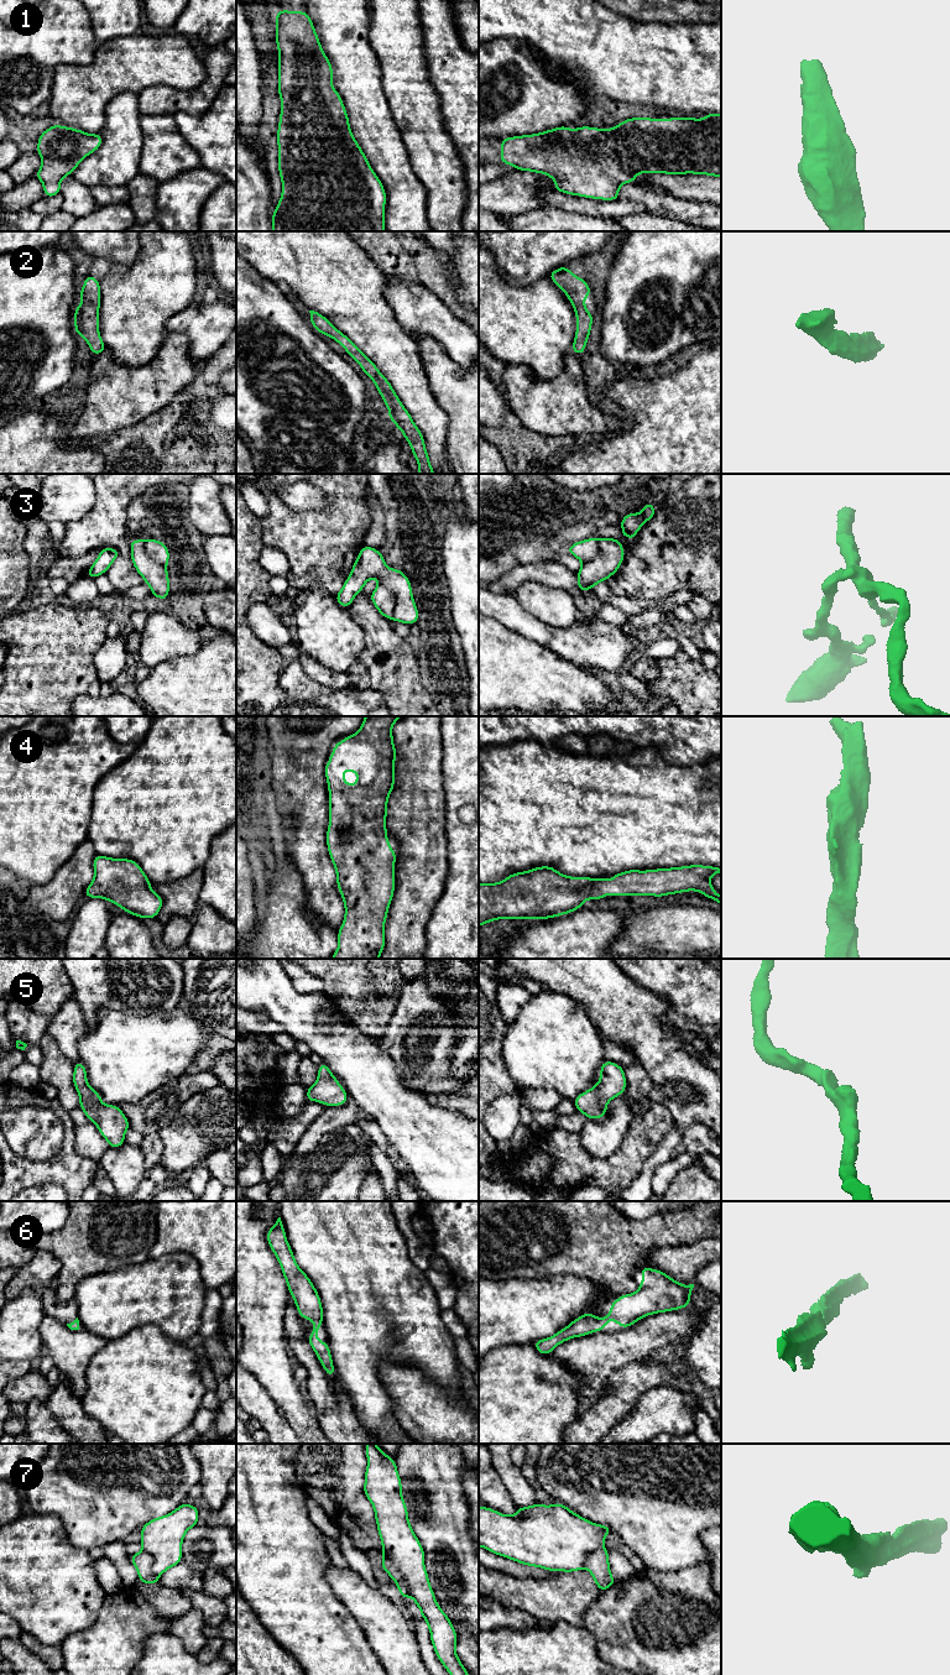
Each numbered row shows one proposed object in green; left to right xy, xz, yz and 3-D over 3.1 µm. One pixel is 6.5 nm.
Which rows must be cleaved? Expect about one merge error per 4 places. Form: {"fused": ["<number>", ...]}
{"fused": ["3", "7"]}

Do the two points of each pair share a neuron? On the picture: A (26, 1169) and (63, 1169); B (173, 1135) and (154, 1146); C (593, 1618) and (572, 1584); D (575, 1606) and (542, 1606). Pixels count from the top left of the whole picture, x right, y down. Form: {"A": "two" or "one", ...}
{"A": "one", "B": "two", "C": "two", "D": "one"}

